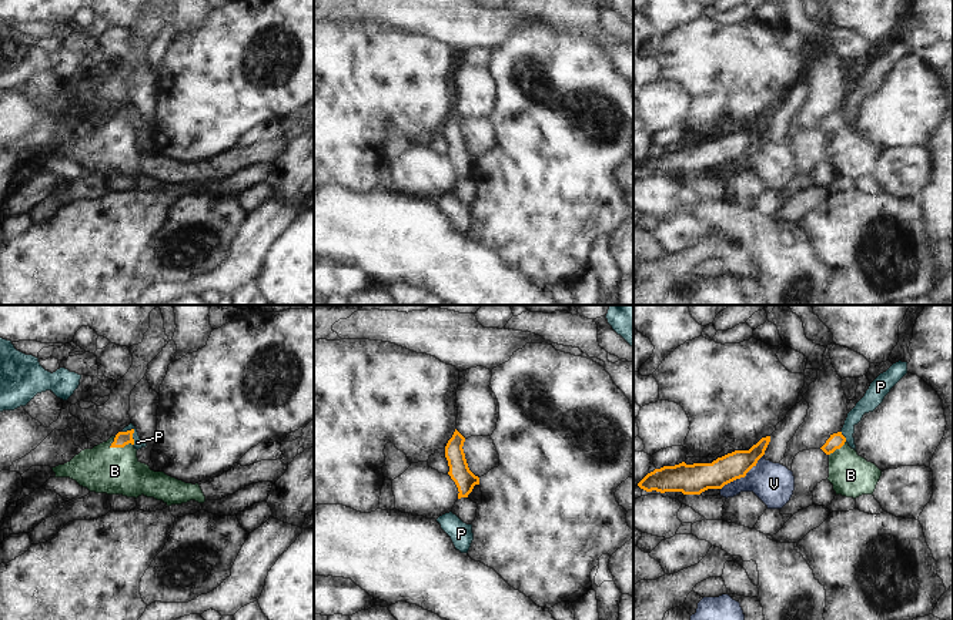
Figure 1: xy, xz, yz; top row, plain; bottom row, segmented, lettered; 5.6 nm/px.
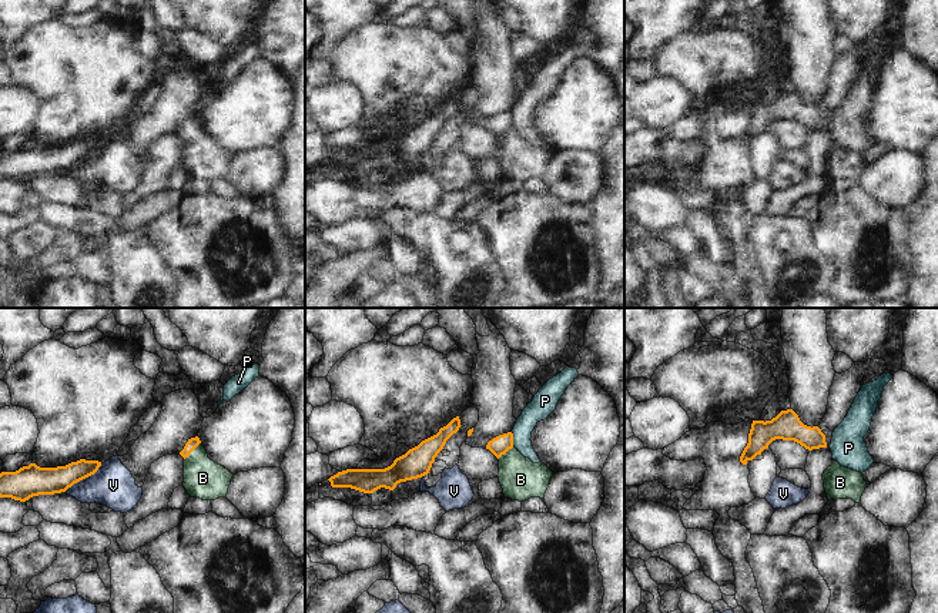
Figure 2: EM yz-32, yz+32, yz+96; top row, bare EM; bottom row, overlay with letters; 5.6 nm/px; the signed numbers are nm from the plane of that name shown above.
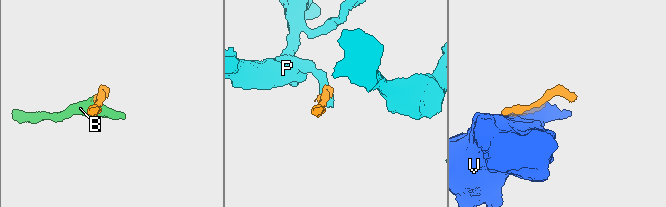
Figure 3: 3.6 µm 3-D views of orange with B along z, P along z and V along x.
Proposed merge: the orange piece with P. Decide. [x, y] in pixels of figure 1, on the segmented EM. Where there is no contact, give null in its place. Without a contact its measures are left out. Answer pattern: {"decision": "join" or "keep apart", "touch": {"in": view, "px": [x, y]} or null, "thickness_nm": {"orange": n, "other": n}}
{"decision": "keep apart", "touch": {"in": "xy", "px": [133, 432]}, "thickness_nm": {"orange": 80, "other": 50}}

